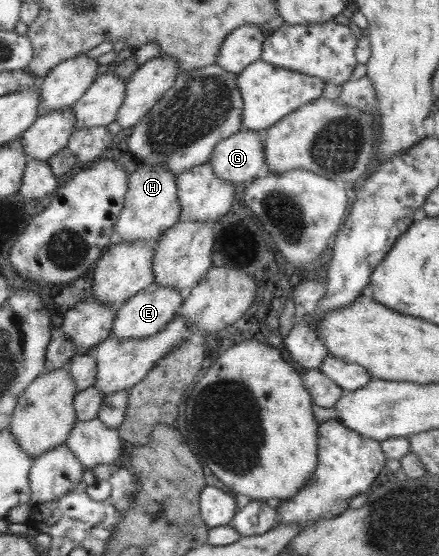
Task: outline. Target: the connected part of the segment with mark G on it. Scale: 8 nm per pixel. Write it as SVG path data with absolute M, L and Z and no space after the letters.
M243 127L240 132L220 141L220 144L216 146L216 150L212 154L209 164L212 165L212 170L221 179L232 183L234 186L237 183L247 185L257 178L262 178L267 173L267 165L263 153L263 141L263 137L256 131Z

